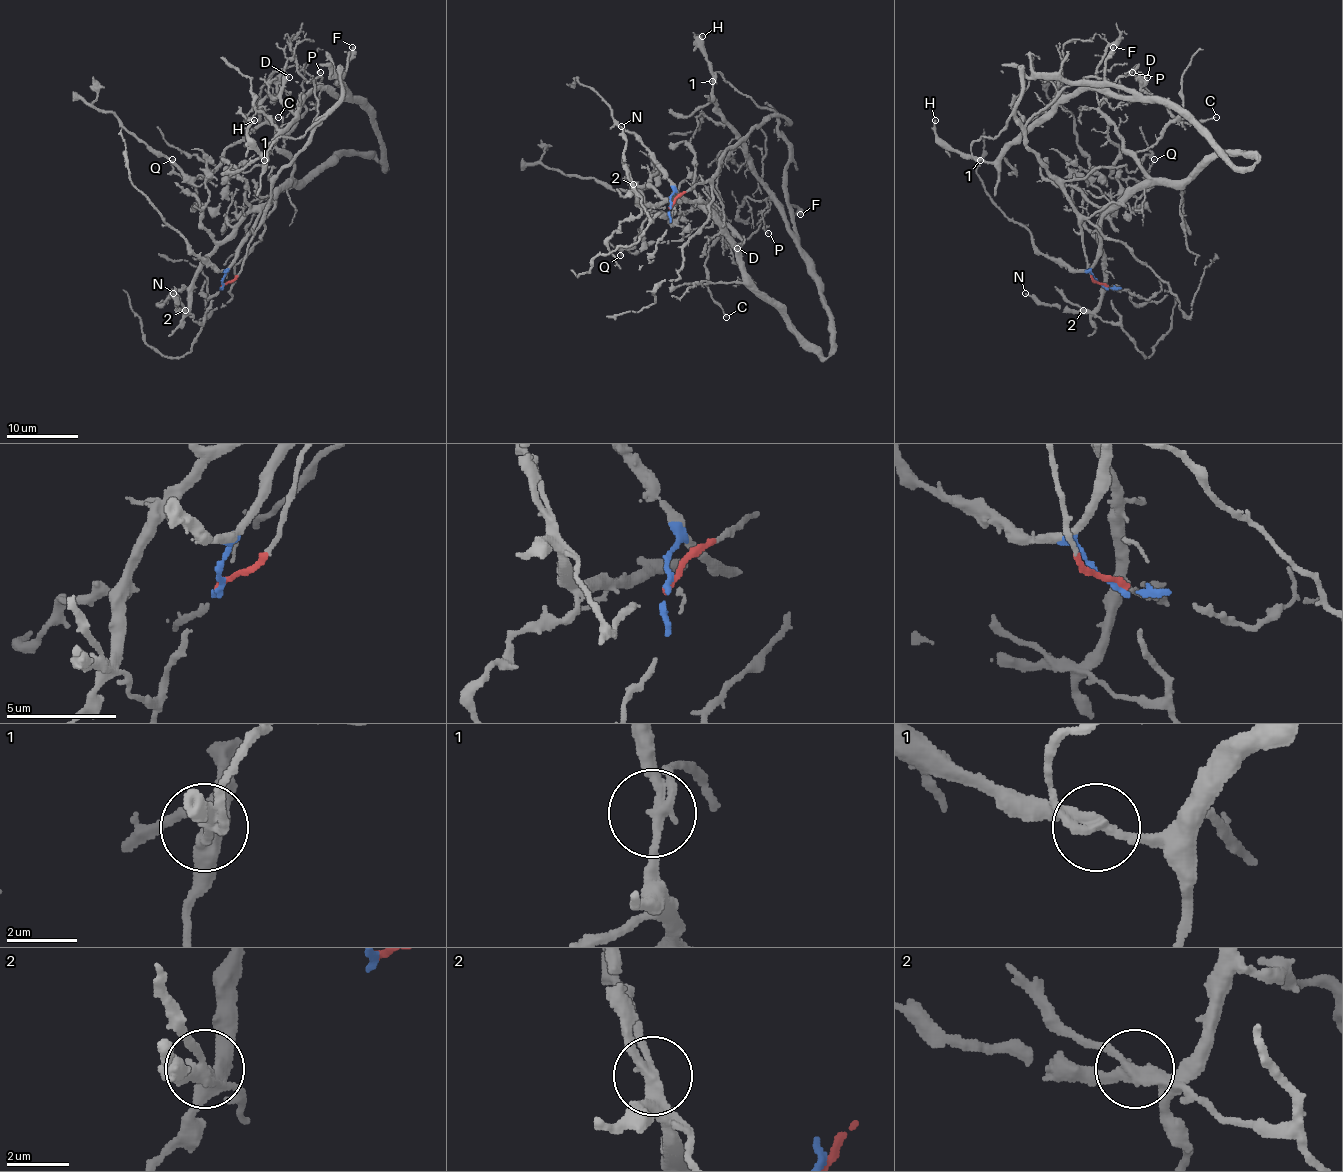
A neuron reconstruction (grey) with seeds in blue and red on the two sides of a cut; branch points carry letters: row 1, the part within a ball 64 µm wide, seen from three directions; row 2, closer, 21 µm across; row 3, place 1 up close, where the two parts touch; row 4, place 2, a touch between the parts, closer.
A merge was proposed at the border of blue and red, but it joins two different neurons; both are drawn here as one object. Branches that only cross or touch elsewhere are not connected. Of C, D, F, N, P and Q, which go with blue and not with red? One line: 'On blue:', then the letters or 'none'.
On blue: D, F, N, Q

